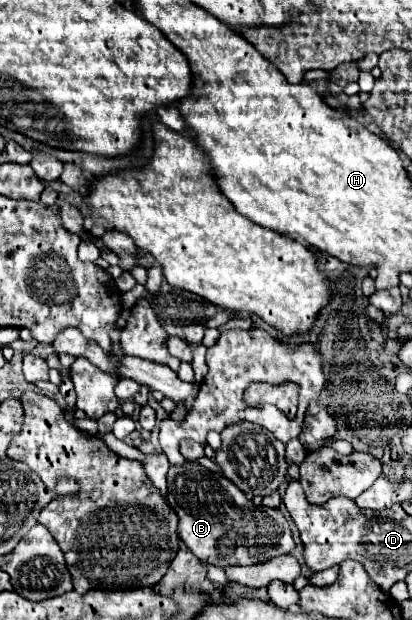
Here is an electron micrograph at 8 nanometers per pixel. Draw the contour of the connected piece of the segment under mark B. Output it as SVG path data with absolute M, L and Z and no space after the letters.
M196 462L170 466L166 502L178 516L180 540L204 564L220 568L248 566L294 550L294 540L284 516L280 518L274 510L254 506L240 488Z

